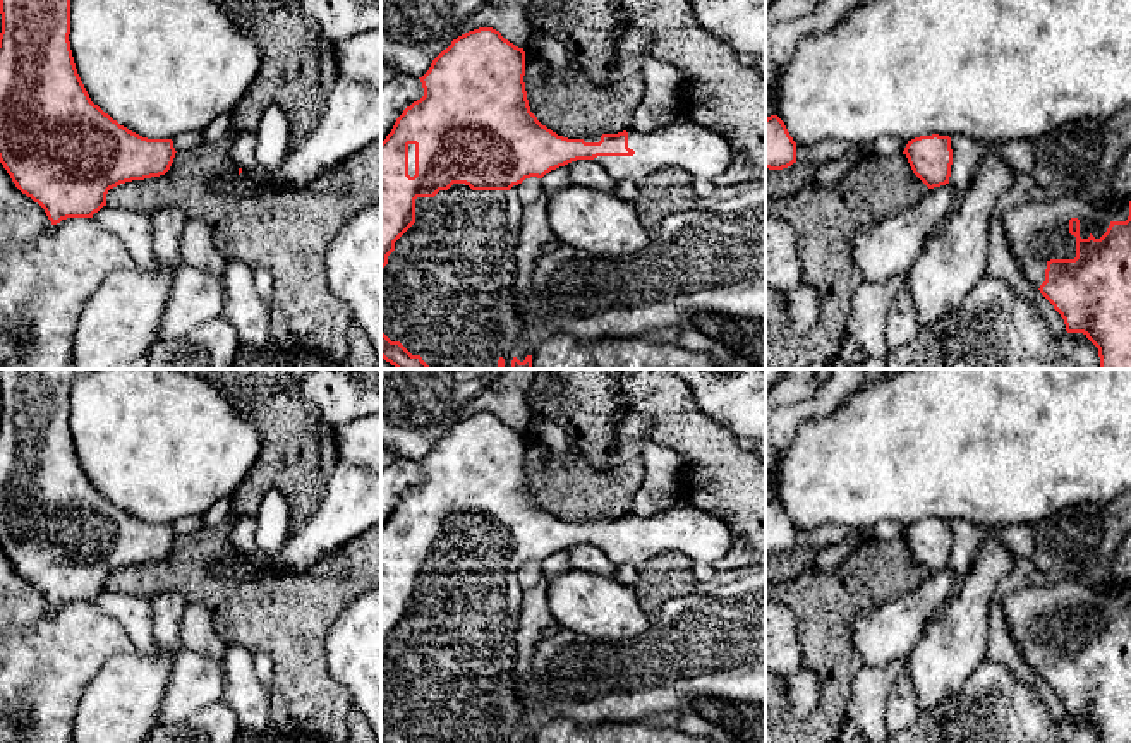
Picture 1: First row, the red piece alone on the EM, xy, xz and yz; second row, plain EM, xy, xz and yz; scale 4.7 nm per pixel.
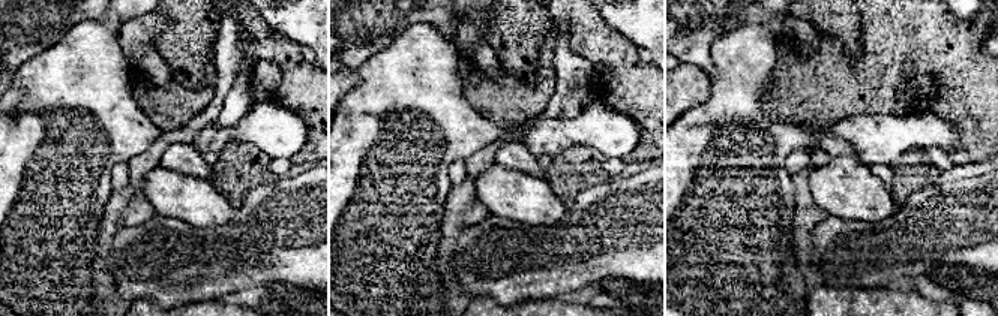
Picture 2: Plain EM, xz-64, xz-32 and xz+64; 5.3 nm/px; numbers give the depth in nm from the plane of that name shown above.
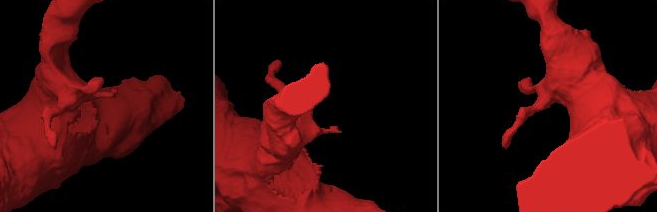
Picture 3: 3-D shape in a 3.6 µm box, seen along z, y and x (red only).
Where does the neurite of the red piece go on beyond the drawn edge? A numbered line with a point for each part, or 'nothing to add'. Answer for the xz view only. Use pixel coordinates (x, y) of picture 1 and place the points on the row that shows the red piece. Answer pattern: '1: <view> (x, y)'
1: xz (447, 294)

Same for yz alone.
1: yz (1039, 232)

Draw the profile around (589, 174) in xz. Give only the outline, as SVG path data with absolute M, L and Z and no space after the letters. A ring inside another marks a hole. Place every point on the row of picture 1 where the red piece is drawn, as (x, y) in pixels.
M577 160L568 163L573 185L584 185L601 192L616 194L618 184L596 160Z

